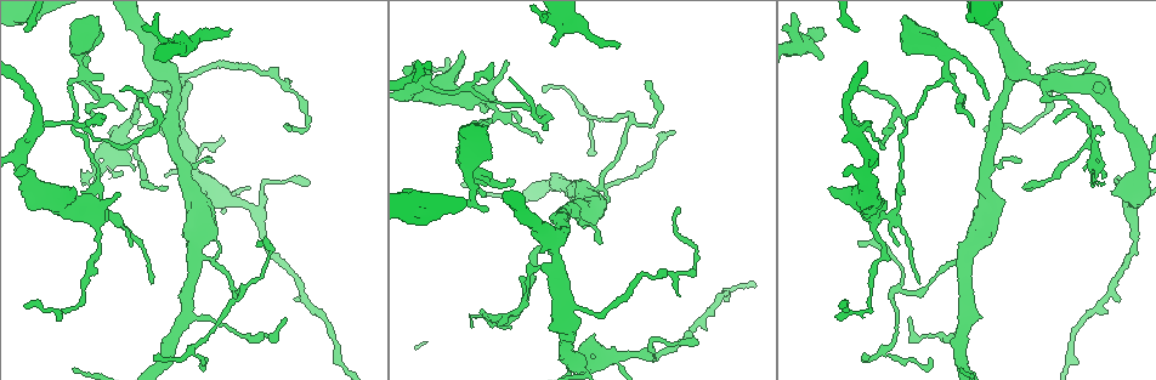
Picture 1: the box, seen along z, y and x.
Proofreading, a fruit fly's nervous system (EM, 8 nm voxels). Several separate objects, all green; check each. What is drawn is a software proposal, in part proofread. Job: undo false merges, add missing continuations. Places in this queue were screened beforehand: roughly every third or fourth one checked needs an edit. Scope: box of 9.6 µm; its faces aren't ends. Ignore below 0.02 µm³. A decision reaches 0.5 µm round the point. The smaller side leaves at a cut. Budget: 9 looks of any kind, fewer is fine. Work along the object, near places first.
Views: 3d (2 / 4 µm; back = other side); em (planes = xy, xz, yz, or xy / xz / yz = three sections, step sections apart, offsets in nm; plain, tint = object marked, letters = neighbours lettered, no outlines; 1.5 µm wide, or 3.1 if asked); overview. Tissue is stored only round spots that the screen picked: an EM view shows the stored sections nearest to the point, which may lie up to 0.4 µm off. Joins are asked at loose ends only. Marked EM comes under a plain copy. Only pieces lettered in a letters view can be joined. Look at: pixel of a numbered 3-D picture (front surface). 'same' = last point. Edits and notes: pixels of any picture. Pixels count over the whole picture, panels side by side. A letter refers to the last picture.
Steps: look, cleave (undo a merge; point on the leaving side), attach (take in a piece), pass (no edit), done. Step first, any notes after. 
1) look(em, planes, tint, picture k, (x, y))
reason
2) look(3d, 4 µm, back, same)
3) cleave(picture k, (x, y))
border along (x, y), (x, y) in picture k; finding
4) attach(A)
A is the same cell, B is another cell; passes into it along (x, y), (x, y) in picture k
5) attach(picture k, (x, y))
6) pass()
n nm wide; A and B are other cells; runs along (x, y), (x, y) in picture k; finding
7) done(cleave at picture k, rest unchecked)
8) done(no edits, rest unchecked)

look(3d, 2 µm, picture 1, (618, 45))
free end

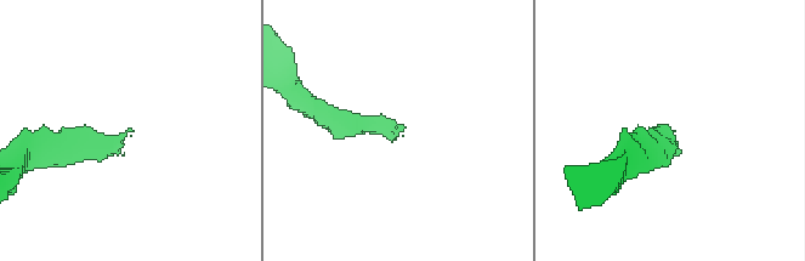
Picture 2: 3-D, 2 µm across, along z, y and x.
look(em, planes, letters, picture 2, (400, 130))
shape alone is not enough

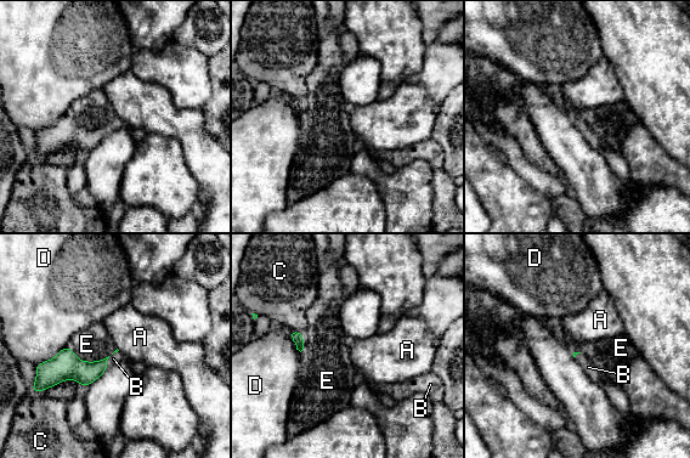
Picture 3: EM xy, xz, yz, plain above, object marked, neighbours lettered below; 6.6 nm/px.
attach(B)
B is the same cell, A, C, D and E are other cells; passes into it along (69, 367), (106, 361), (117, 357) in picture 3; it goes on there

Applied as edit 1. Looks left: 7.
look(overview)
see it whole again

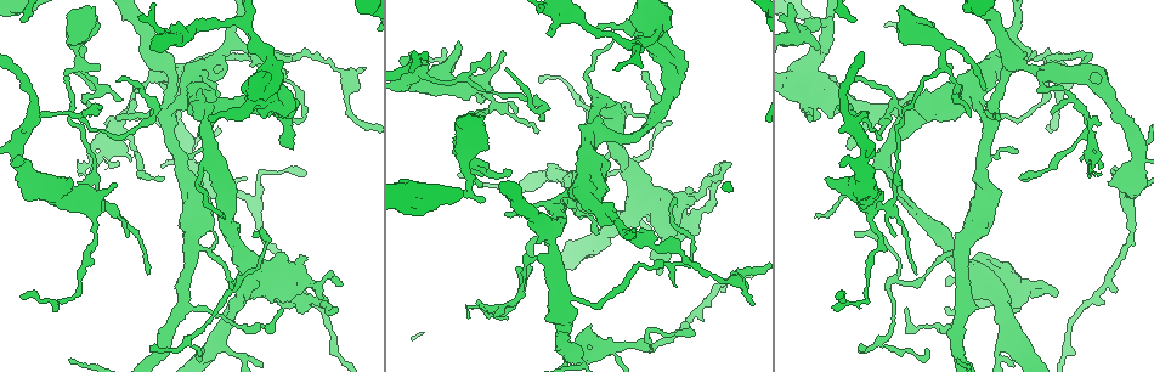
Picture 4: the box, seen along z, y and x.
look(em, xz, step 8, tint, picture 4, (819, 49))
an open end

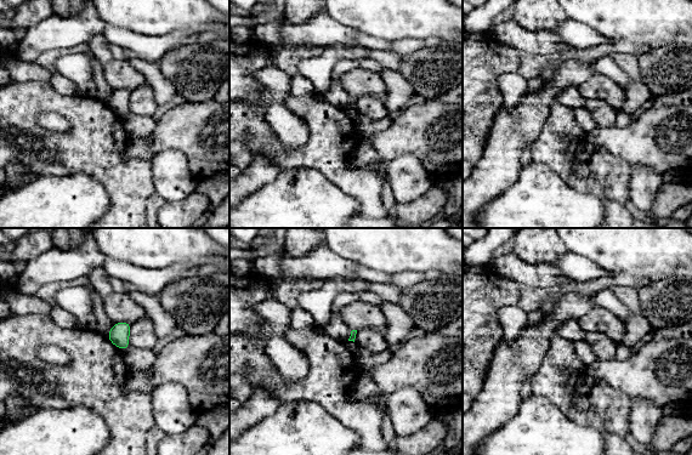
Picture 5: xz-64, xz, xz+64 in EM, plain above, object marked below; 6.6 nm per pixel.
look(em, planes, letters, same)

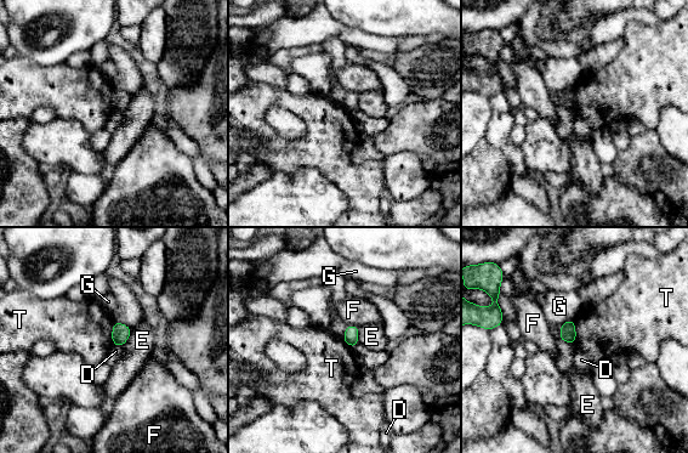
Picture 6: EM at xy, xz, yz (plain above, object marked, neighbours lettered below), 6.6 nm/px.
pass()
D, E, F, G and T are other cells; border along (573, 320), (575, 329), (574, 344) in picture 6; none of them fits

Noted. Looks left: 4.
look(3d, 4 µm, back, picture 4, (595, 232))
free end

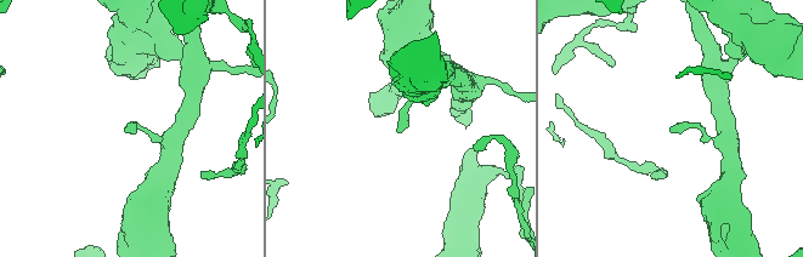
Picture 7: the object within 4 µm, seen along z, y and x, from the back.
look(em, xy, step 4, letters, picture 7, (401, 132))
shape alone is not enough

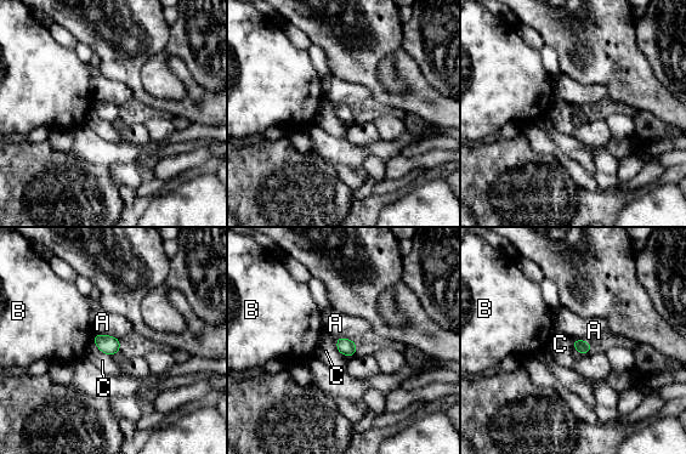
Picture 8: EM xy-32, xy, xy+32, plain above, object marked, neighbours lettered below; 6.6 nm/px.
pass()
A, B and C are other cells; border along (92, 334), (95, 345), (111, 357) in picture 8; no lettered piece goes on from it

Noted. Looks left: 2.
done(attach at picture 3, rest unchecked)

